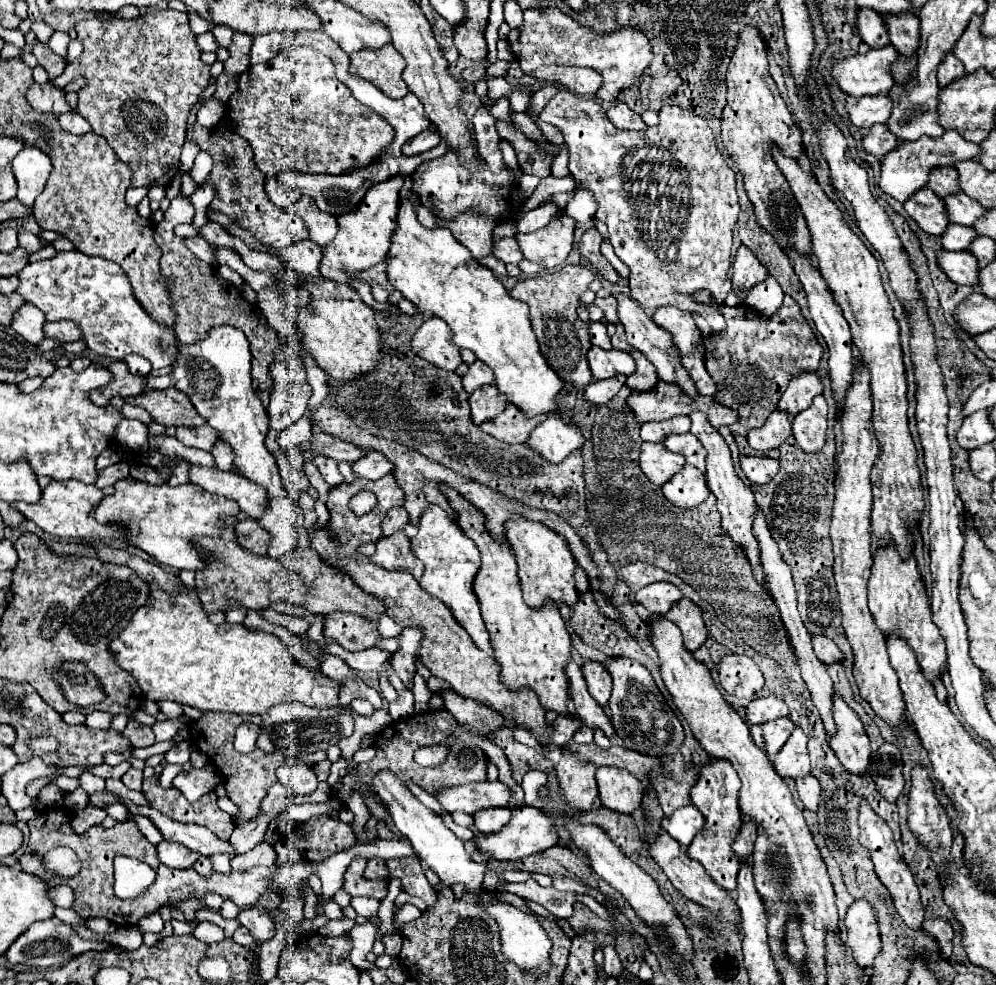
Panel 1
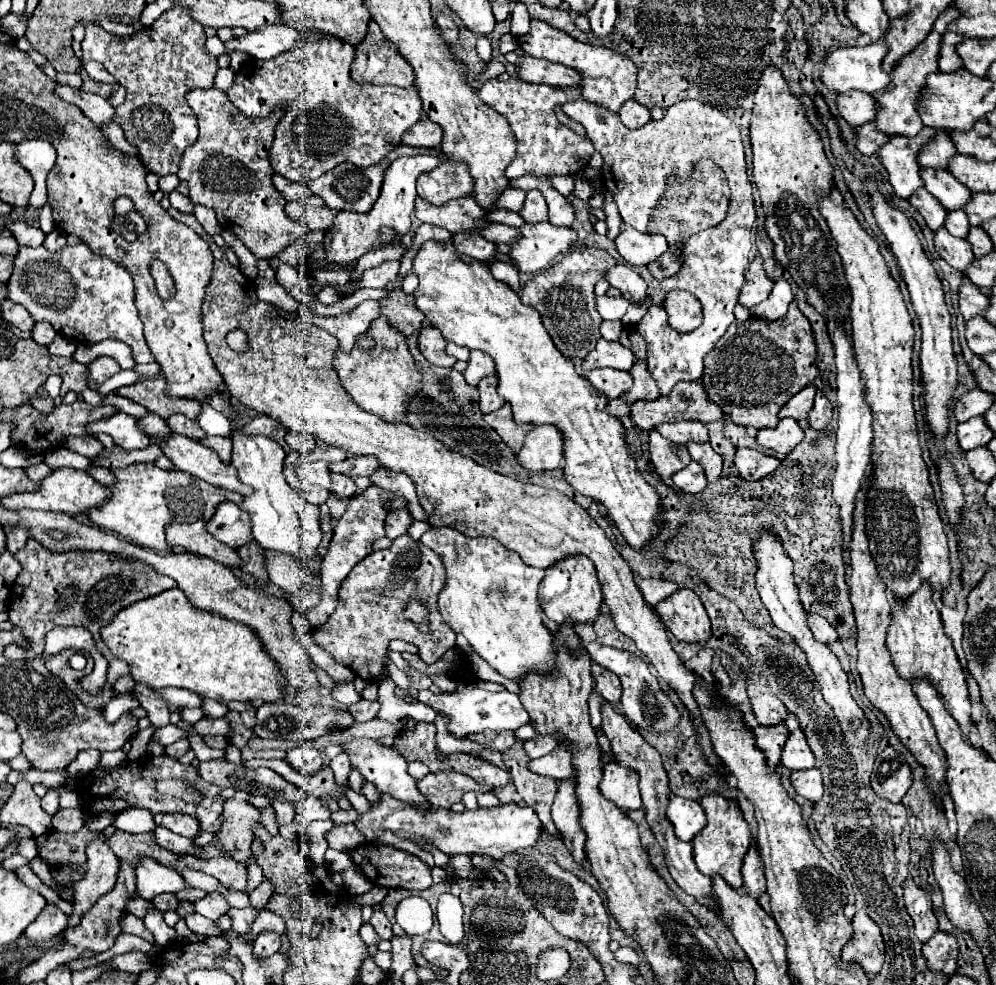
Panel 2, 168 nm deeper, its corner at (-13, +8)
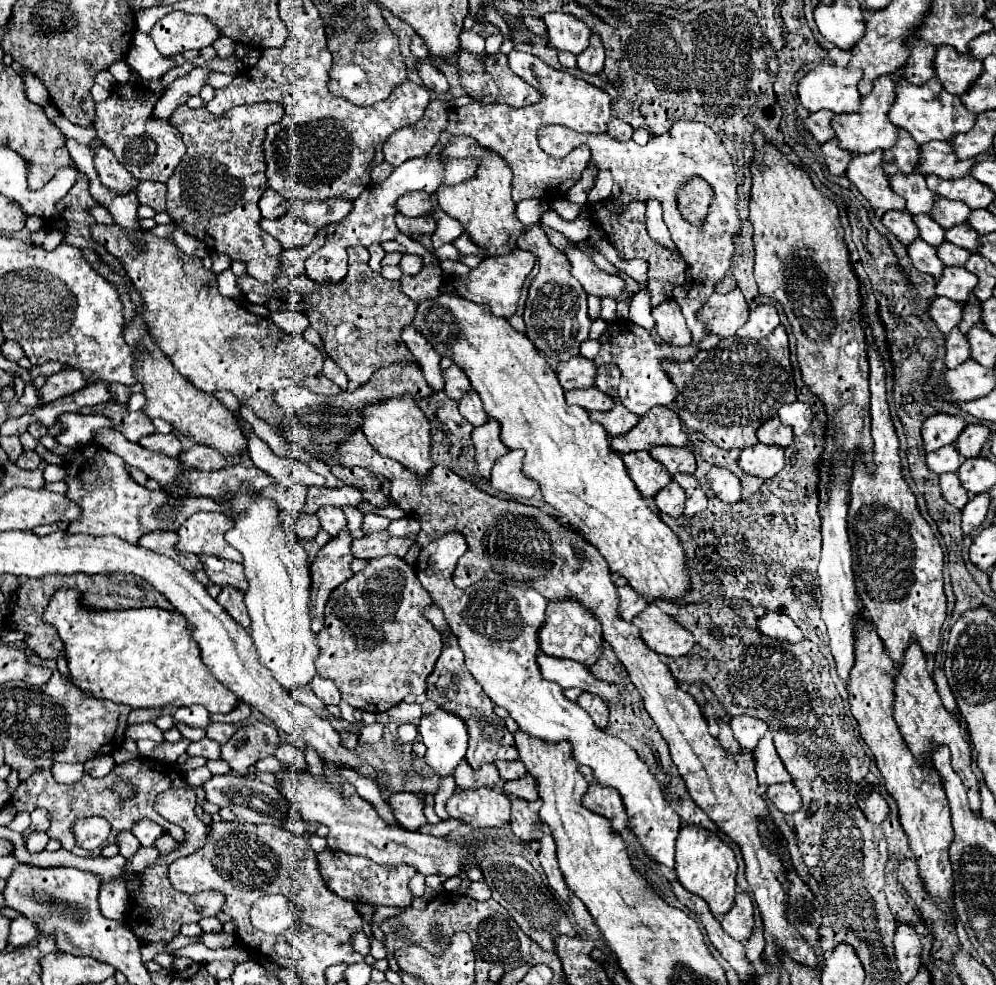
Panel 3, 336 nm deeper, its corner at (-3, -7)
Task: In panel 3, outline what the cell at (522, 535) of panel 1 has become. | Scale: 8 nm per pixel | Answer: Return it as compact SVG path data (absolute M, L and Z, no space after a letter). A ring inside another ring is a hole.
M559 599L559 601L549 601L547 613L545 613L545 623L539 629L539 647L553 657L565 657L565 659L575 659L583 665L591 665L599 659L601 655L601 623L589 611L583 603L577 599Z

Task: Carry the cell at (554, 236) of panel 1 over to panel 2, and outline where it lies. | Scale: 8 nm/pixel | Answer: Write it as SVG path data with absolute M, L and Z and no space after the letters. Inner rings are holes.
M549 222L523 224L521 238L511 244L511 260L519 272L539 272L553 258L569 252L575 244L575 230L565 226L553 226Z

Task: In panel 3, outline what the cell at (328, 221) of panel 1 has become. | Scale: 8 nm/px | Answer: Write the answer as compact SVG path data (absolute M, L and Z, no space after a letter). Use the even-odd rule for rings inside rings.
M287 213L279 219L263 219L261 227L275 237L283 249L295 249L295 247L303 247L305 243L309 243L315 235L317 235L317 227L301 223L301 219L297 219L295 215Z

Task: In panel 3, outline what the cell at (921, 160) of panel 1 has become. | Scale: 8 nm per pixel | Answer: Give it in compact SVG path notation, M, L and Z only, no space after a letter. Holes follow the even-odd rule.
M883 151L857 155L847 167L847 177L873 205L877 217L891 209L905 209L905 199L891 189L889 177L883 171Z

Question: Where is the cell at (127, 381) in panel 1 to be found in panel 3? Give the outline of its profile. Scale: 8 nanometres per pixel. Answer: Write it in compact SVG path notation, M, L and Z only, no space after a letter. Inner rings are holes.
M73 369L59 371L51 377L47 377L47 383L39 389L39 397L43 397L45 401L51 403L51 401L57 401L61 397L81 391L85 385L87 385L87 381L81 371L77 371L77 369L75 371Z

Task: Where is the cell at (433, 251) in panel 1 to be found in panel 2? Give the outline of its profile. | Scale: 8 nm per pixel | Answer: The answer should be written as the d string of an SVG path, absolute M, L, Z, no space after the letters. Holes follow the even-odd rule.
M435 240L425 242L413 260L413 270L419 278L419 286L413 292L415 304L427 316L429 324L441 330L445 340L469 350L487 352L493 358L495 374L499 378L497 392L511 404L515 424L551 424L563 432L563 476L567 484L579 494L599 502L605 508L605 516L615 522L617 530L633 550L641 550L653 538L657 538L665 522L661 516L663 504L655 488L649 486L637 470L635 458L627 448L623 424L615 416L607 414L605 408L609 400L575 372L571 358L565 358L555 348L541 324L539 312L525 306L505 282L495 280L483 262L459 254L451 240L443 246L439 246Z

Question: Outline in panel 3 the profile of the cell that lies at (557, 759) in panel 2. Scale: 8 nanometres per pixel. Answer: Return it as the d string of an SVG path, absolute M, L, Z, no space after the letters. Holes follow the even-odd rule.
M525 775L525 777L515 779L515 781L505 781L503 791L511 793L511 795L517 795L521 799L527 799L527 801L537 801L539 799L537 781L533 779L533 775Z

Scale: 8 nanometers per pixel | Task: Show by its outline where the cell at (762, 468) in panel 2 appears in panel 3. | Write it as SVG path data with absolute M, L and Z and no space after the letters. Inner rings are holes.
M713 467L707 473L707 481L711 485L711 491L725 503L735 503L741 499L741 481L735 473L723 467Z

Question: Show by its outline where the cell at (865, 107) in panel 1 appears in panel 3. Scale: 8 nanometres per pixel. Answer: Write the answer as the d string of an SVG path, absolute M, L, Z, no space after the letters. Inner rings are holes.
M817 111L817 113L811 113L811 115L805 119L805 127L813 133L813 137L815 137L819 143L827 143L827 141L835 139L835 131L833 131L833 127L831 127L833 117L835 117L833 111Z

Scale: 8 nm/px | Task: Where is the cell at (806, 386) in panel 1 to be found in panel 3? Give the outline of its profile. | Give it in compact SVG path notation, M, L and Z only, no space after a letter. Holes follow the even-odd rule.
M779 417L769 419L767 423L763 423L757 431L757 439L759 443L773 443L773 445L781 445L781 447L789 447L793 443L793 427L783 425L779 421Z

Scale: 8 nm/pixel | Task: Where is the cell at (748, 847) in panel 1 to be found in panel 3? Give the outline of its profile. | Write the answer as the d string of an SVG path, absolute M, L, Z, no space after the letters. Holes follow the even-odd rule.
M739 891L735 895L731 911L721 917L721 925L733 939L745 941L753 931L753 923L755 923L753 915L755 915L753 903L751 903L749 895L745 891Z

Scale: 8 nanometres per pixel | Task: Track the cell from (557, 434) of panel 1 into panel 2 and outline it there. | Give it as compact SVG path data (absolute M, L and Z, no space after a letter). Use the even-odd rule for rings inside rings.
M535 426L517 452L517 462L529 472L555 470L563 464L563 438L553 426Z

